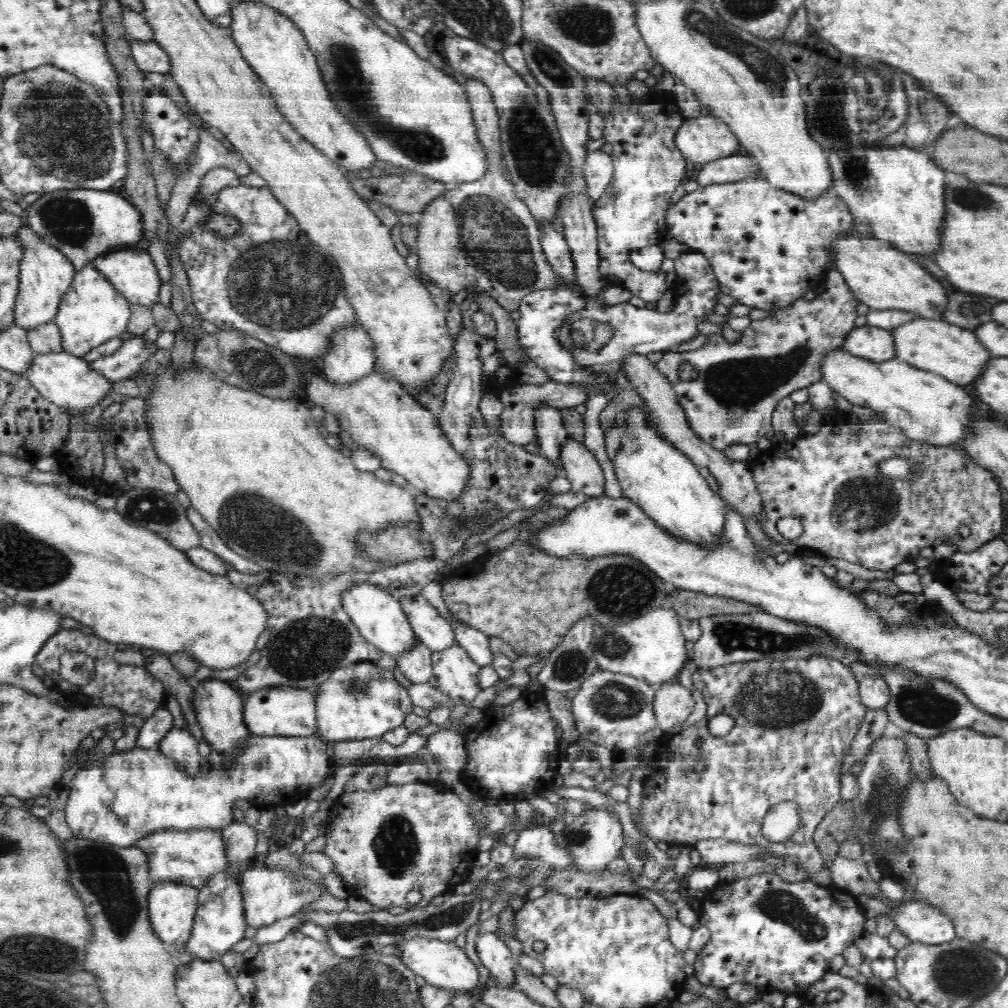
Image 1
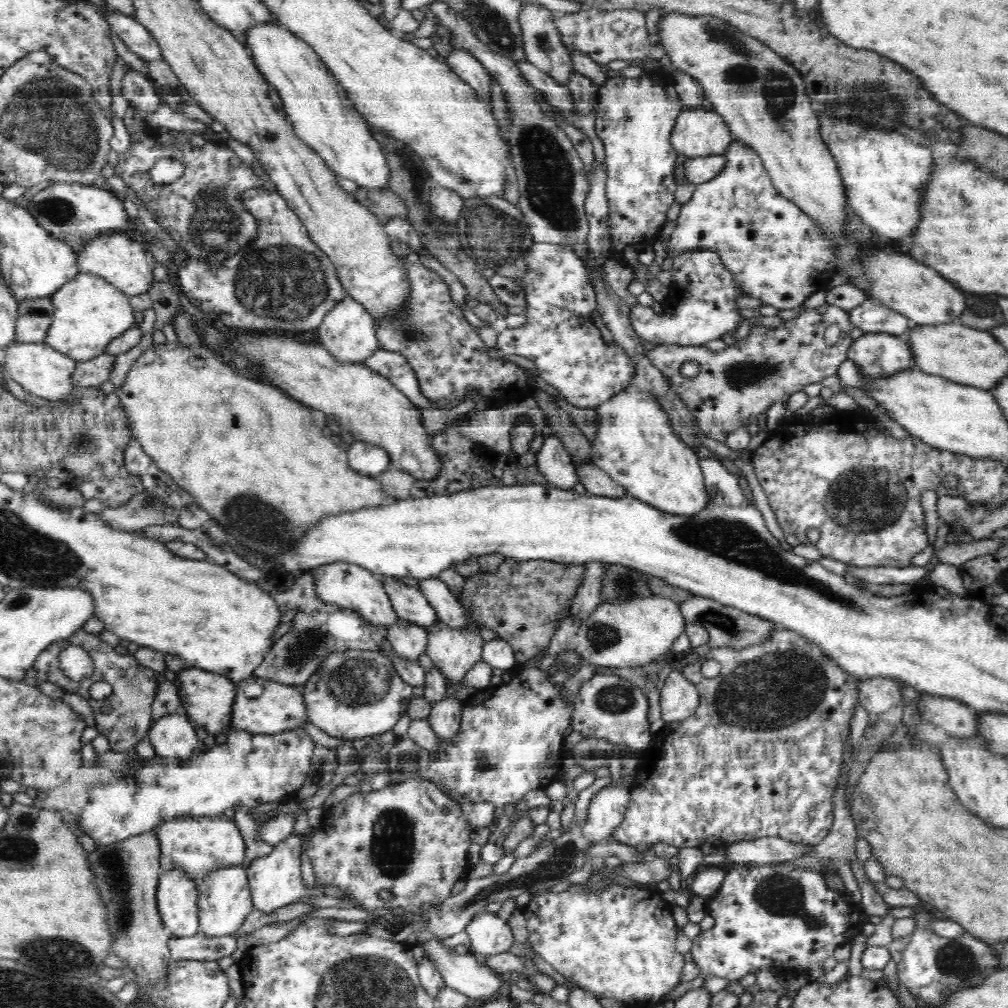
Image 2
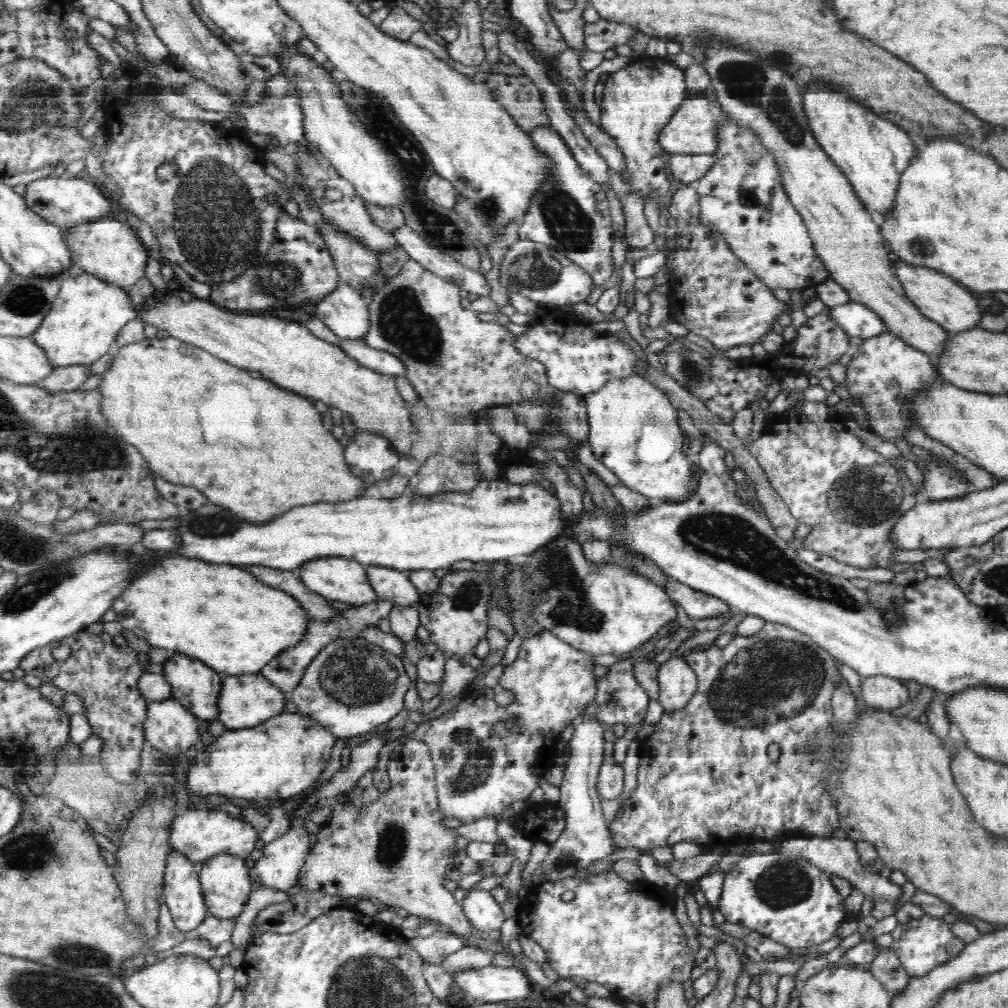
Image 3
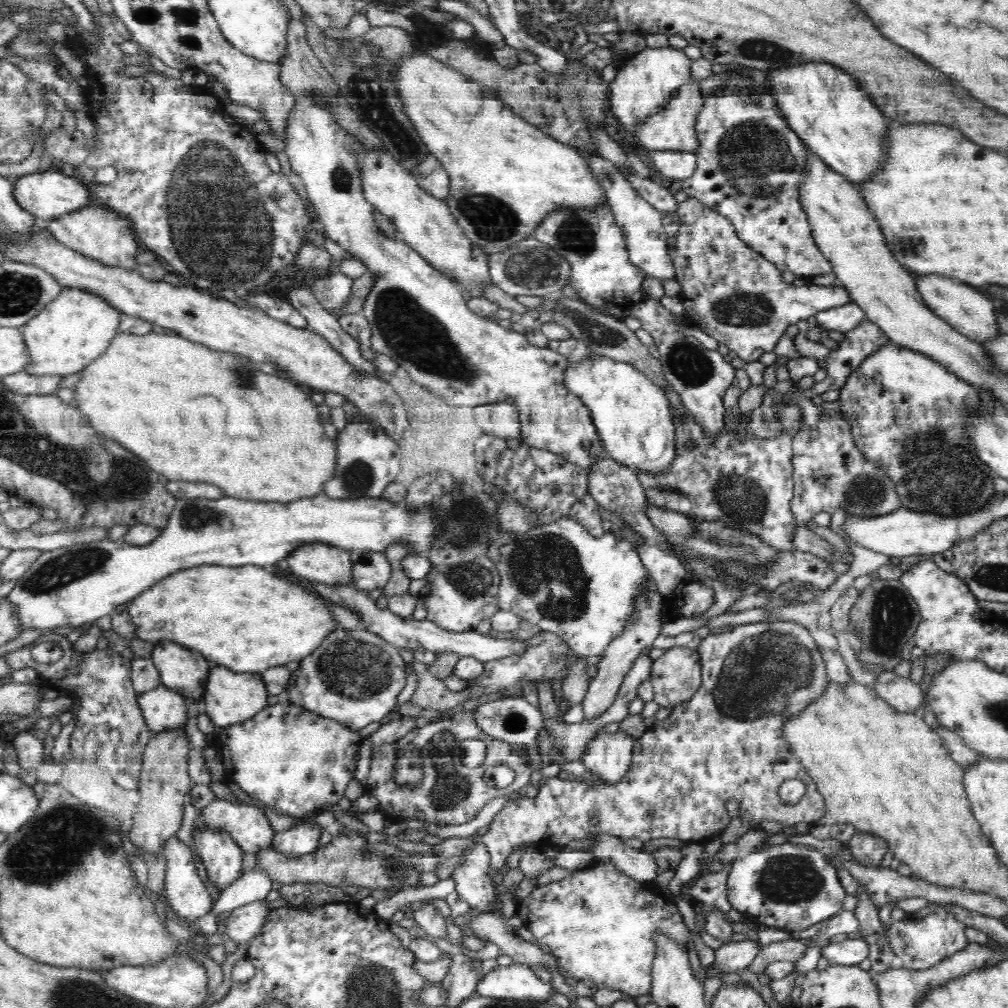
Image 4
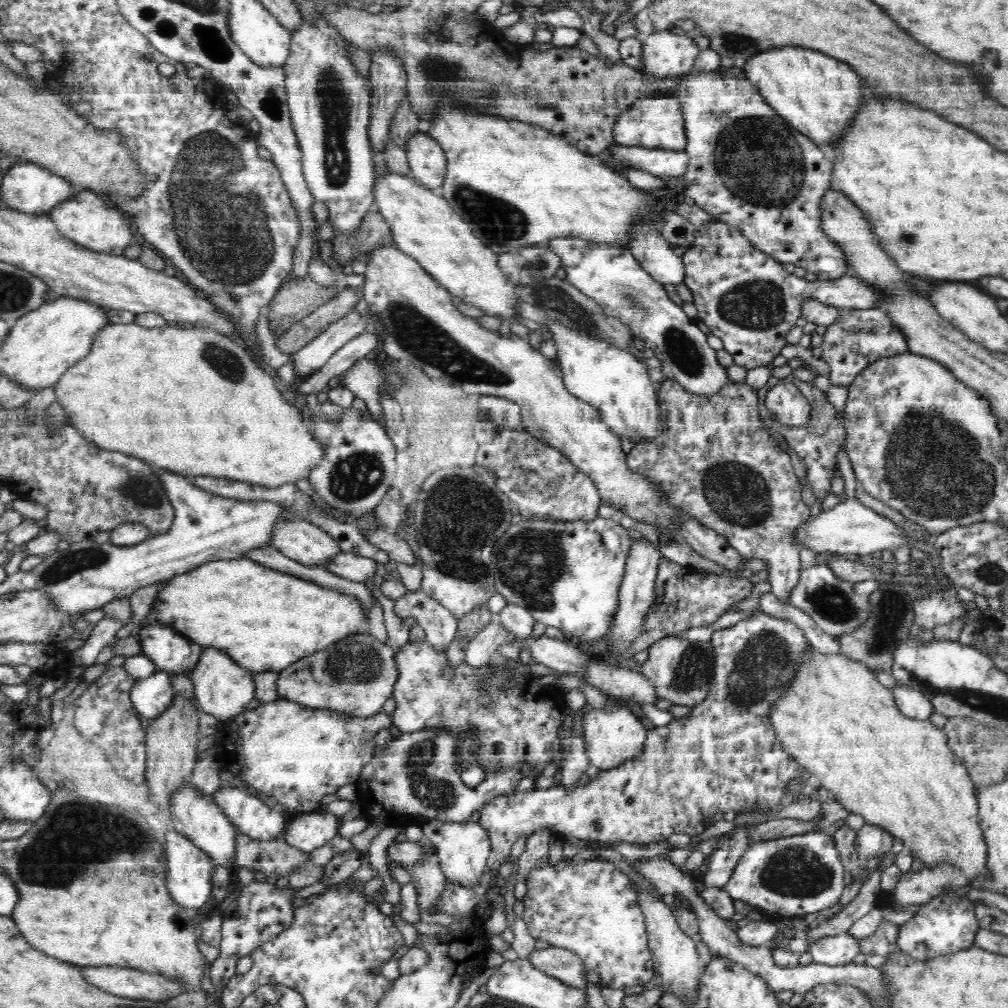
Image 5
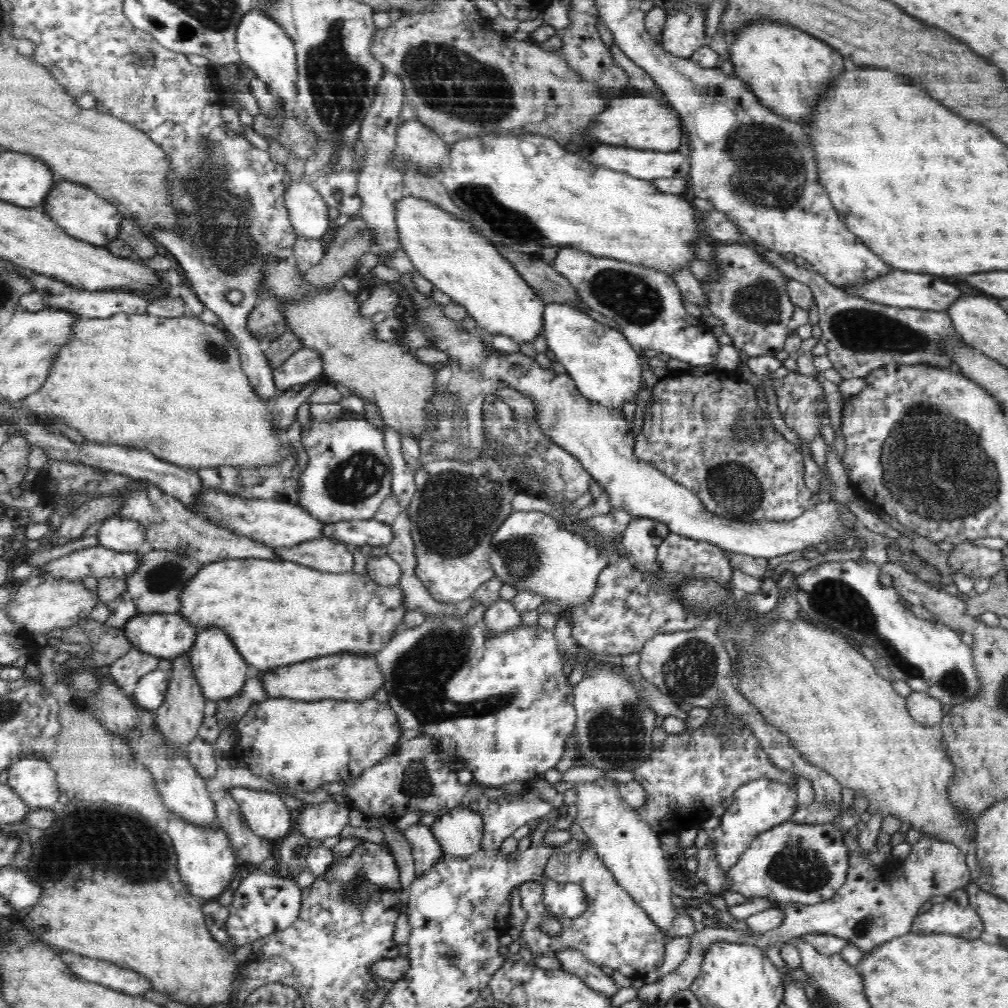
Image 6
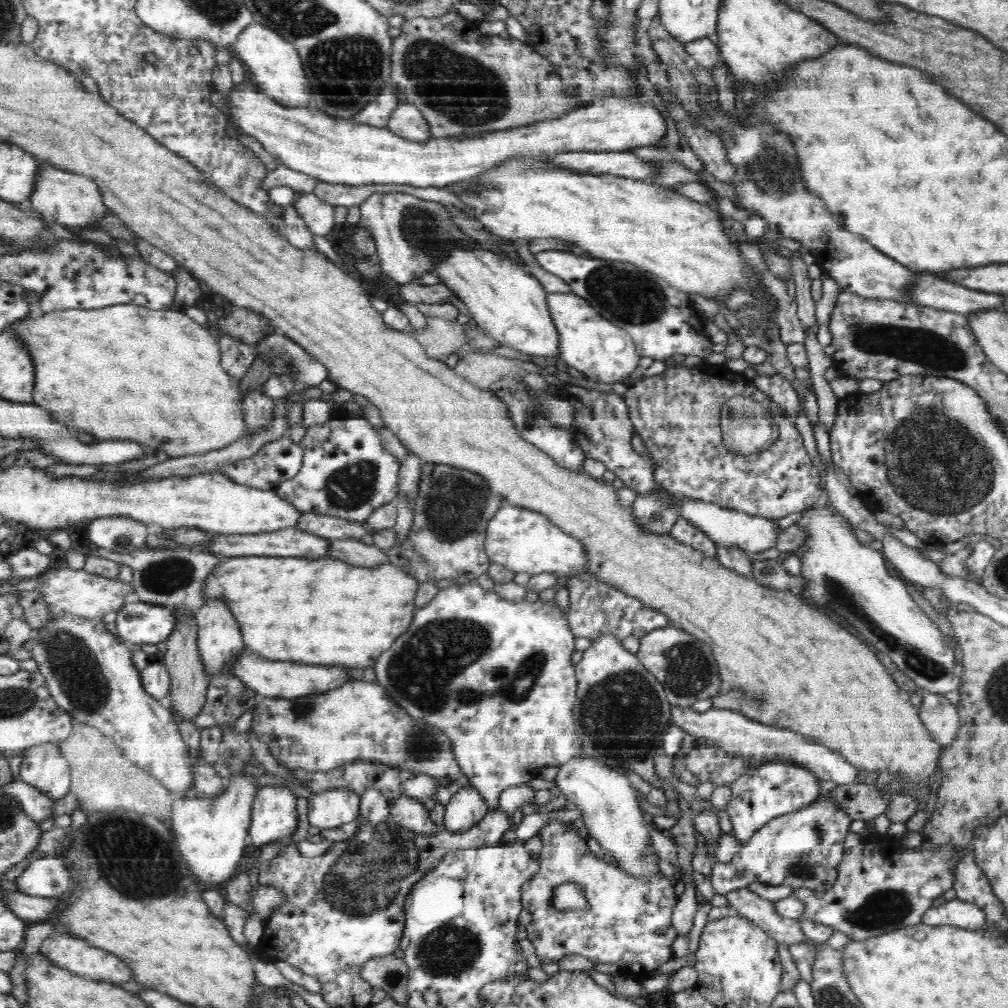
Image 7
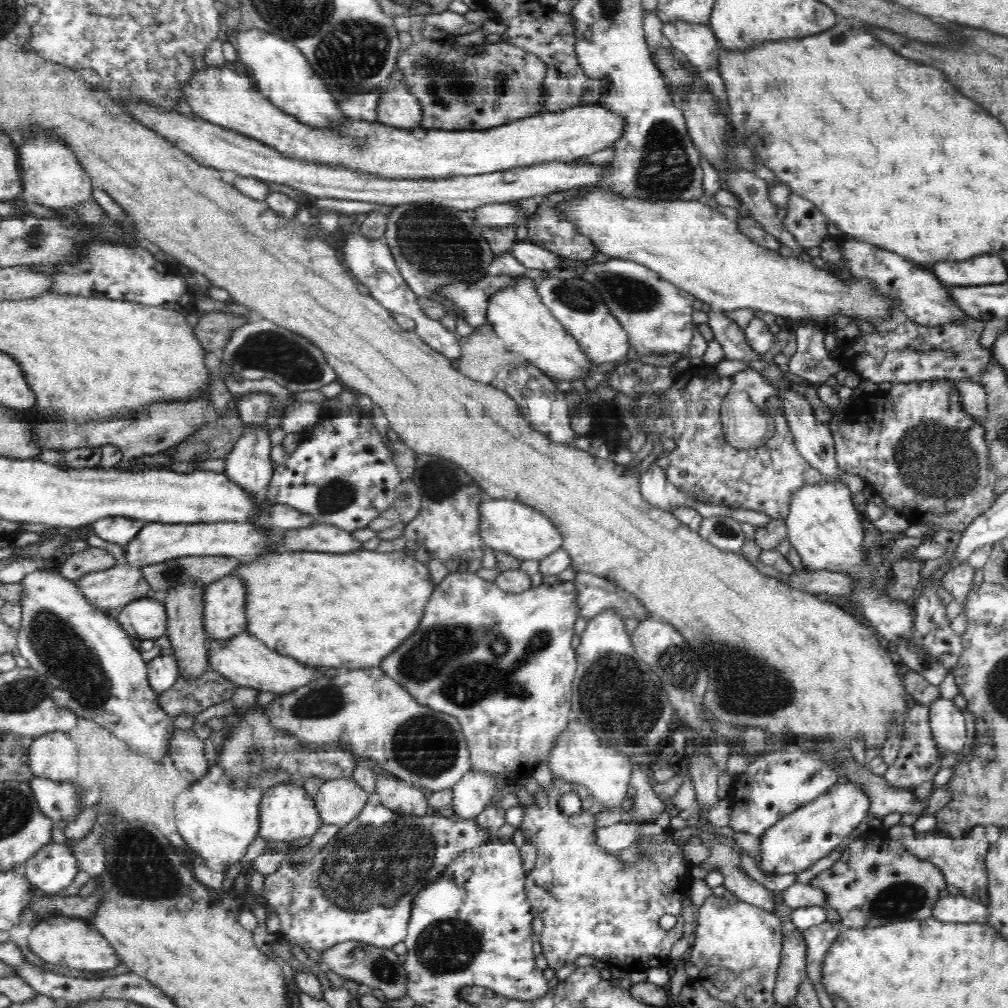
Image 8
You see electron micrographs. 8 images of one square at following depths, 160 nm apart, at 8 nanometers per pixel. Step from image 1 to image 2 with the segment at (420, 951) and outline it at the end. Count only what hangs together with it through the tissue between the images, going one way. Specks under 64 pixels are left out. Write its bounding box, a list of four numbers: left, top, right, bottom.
[424,941,500,998]

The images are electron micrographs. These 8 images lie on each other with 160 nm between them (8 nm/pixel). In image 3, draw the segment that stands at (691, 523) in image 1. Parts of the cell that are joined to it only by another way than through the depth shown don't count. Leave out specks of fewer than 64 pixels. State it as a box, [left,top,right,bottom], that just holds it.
[583,374,693,502]

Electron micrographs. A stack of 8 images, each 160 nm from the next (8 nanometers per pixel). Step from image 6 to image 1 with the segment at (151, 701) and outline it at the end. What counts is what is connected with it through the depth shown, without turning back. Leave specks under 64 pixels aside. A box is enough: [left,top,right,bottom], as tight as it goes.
[158,727,205,773]

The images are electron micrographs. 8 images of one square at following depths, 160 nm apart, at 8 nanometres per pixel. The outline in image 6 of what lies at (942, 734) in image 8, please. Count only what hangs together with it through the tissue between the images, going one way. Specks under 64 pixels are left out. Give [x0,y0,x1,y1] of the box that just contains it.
[907,691,944,727]

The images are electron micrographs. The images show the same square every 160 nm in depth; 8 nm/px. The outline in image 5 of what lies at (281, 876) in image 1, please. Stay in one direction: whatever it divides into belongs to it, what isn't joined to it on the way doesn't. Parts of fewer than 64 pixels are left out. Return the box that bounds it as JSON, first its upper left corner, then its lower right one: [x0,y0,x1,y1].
[281,809,342,853]

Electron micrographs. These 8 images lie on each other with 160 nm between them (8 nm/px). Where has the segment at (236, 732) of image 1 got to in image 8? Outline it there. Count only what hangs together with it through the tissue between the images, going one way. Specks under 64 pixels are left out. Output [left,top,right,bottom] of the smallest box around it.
[117,595,167,640]

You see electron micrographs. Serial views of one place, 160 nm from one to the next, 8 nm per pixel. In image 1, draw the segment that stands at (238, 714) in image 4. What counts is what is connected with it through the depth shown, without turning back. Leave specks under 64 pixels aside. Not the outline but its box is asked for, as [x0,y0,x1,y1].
[242,687,317,736]

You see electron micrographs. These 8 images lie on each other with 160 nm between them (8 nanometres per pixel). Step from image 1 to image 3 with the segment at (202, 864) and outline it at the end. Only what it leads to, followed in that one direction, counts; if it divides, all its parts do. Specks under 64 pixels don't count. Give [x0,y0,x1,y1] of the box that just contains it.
[170,809,258,867]

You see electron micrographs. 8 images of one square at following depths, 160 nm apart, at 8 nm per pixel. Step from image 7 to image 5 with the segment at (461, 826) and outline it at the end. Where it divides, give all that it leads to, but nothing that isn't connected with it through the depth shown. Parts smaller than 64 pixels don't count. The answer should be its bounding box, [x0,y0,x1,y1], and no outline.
[422,819,491,885]

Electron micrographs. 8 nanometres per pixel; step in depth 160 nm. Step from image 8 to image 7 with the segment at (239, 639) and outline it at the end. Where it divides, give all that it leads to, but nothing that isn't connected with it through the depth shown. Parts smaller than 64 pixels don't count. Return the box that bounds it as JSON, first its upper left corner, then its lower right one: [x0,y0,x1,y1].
[231,654,351,699]

